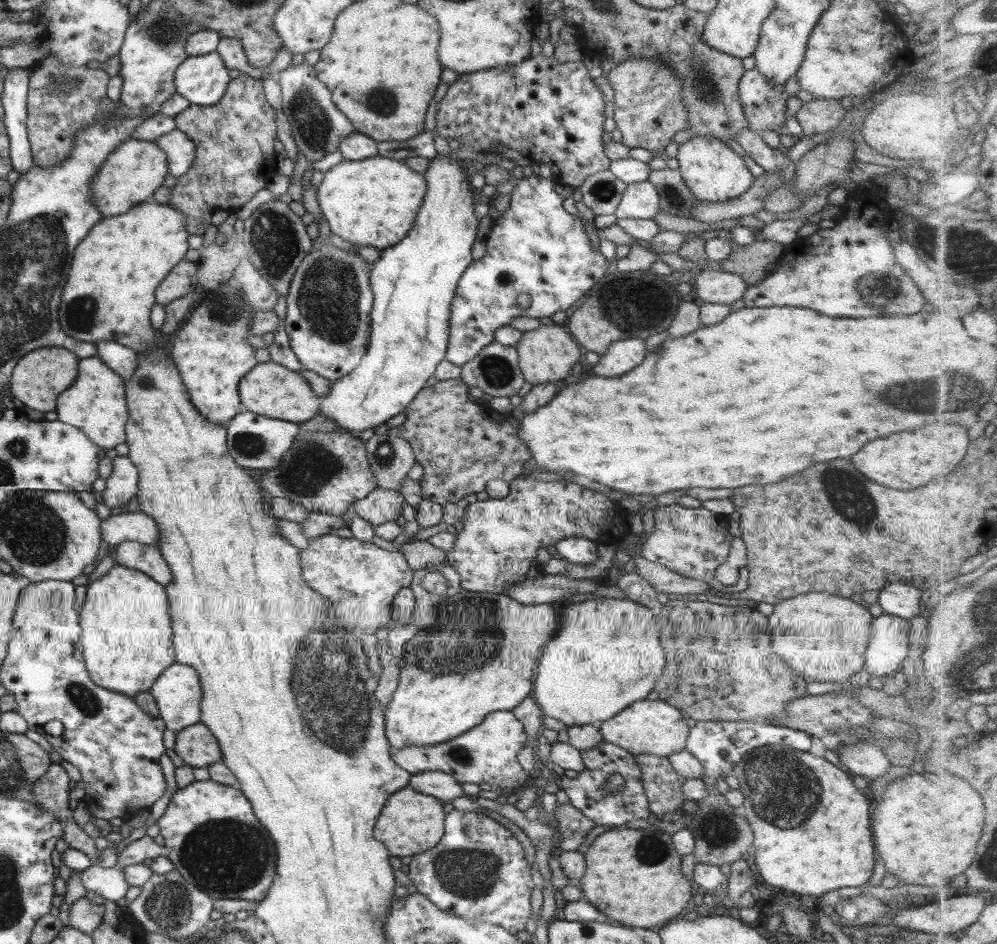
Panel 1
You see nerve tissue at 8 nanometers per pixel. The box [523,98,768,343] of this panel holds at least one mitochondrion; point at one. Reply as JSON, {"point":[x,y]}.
{"point":[604,190]}

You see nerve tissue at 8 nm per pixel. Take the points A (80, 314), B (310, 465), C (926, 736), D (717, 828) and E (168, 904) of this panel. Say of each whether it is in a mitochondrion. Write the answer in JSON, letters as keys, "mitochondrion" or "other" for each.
{"A":"mitochondrion","B":"mitochondrion","C":"other","D":"mitochondrion","E":"mitochondrion"}

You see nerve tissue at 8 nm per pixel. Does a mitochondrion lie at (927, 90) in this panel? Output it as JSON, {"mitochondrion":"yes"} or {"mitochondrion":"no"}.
{"mitochondrion":"no"}

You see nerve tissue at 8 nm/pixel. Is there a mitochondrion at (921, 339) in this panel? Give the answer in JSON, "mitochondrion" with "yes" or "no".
{"mitochondrion":"no"}

